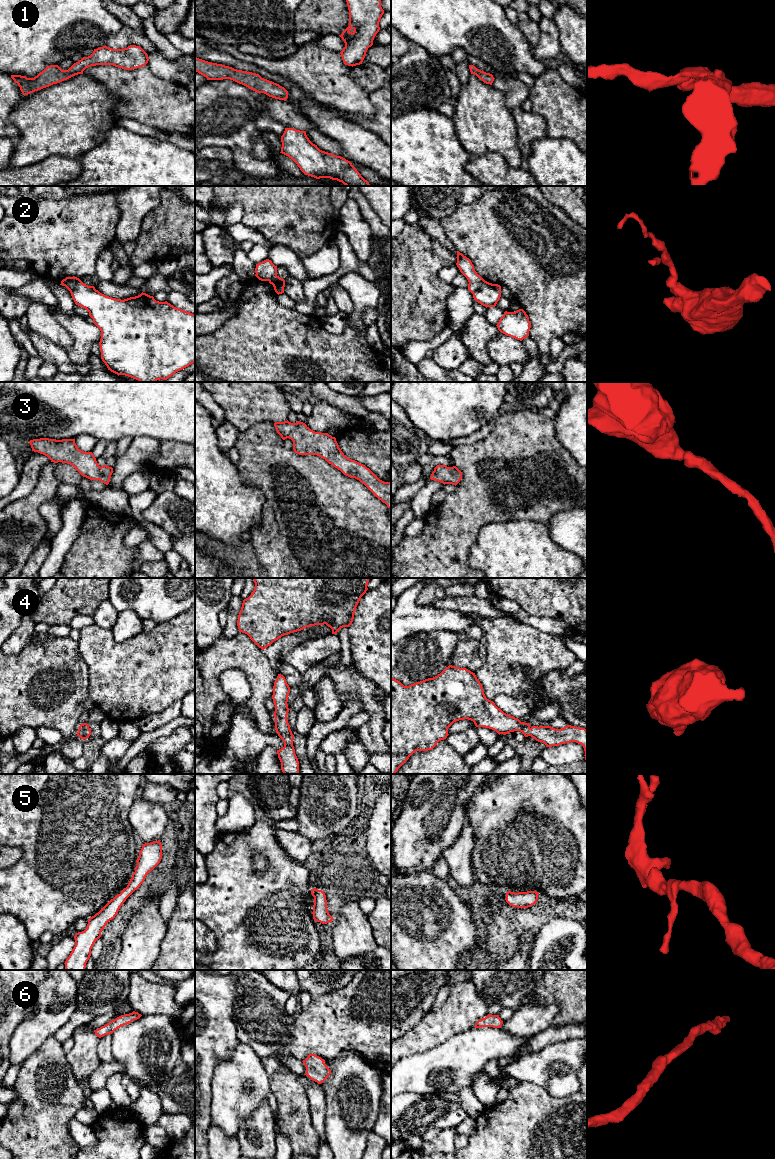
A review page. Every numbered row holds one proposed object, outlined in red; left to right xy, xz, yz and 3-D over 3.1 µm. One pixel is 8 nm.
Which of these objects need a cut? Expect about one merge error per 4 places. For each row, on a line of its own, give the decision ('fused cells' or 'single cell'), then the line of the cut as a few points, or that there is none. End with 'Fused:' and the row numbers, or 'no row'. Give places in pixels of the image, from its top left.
1: single cell | no cut
2: fused cells | yz (484, 280), (472, 293)
3: single cell | no cut
4: single cell | no cut
5: single cell | no cut
6: single cell | no cut
Fused: 2

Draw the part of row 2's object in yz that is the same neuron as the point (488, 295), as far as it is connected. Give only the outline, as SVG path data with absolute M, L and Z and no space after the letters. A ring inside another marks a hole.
M483 281L481 287L473 294L474 300L487 307L495 307L501 297L501 286Z

